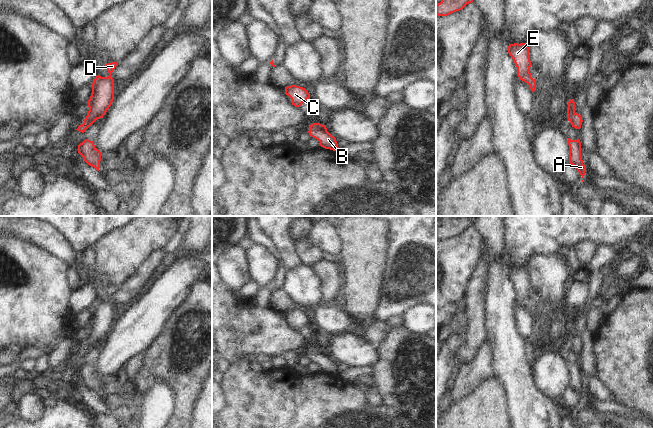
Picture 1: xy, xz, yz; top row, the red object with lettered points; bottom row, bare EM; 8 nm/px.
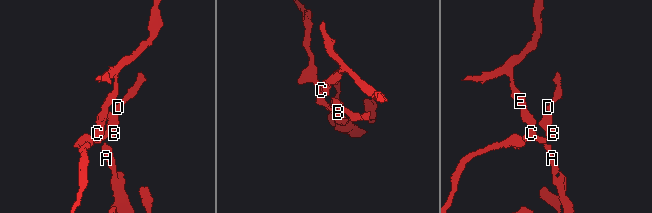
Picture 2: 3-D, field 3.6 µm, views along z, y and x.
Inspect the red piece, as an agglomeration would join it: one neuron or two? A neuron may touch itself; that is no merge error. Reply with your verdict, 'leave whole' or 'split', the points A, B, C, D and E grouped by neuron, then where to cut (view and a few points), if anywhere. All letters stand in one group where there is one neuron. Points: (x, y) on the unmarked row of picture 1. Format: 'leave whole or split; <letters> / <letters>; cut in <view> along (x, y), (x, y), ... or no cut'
split; A D / B C E; cut in xz along (310, 350), (326, 354)

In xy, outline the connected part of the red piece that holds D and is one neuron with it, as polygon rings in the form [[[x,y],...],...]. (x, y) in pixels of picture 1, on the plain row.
[[[118,286],[106,288],[109,297],[108,301],[97,299],[92,307],[92,317],[88,324],[89,335],[87,340],[93,343],[103,342],[114,324],[114,303],[111,301],[112,296]]]

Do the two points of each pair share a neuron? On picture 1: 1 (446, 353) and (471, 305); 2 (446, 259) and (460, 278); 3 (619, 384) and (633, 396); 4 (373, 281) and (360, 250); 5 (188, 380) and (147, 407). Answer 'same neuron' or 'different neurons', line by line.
1: different neurons
2: same neuron
3: same neuron
4: same neuron
5: different neurons

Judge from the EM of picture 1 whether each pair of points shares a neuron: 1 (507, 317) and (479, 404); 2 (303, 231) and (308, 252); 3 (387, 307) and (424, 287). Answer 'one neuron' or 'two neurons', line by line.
1: two neurons
2: one neuron
3: one neuron

